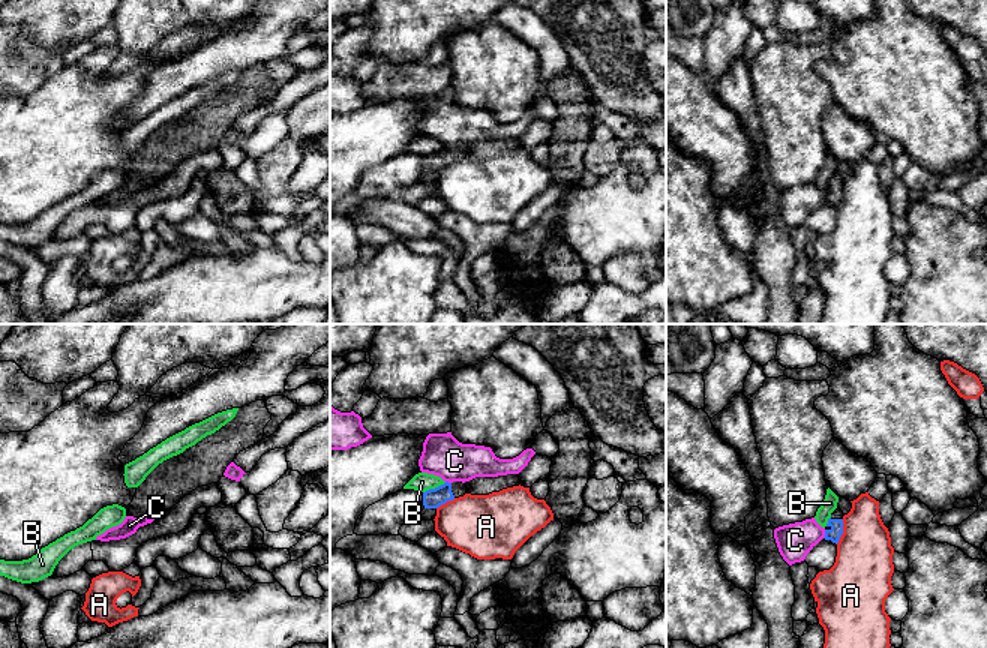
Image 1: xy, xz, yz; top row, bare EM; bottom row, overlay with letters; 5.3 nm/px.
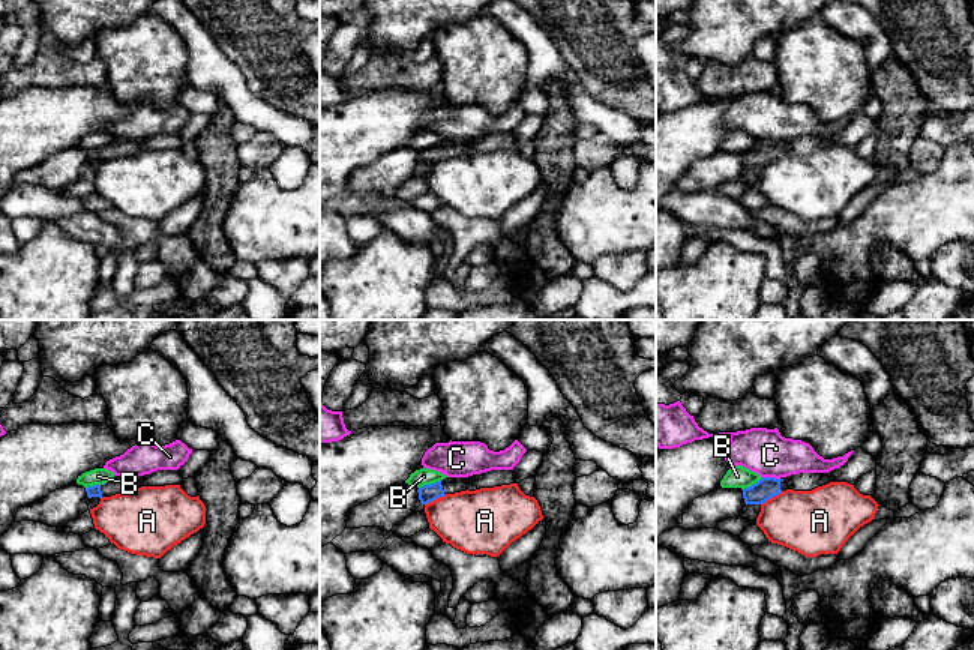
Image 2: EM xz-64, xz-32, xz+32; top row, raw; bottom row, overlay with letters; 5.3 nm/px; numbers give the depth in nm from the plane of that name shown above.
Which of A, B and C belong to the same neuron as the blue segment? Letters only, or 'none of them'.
none of them

